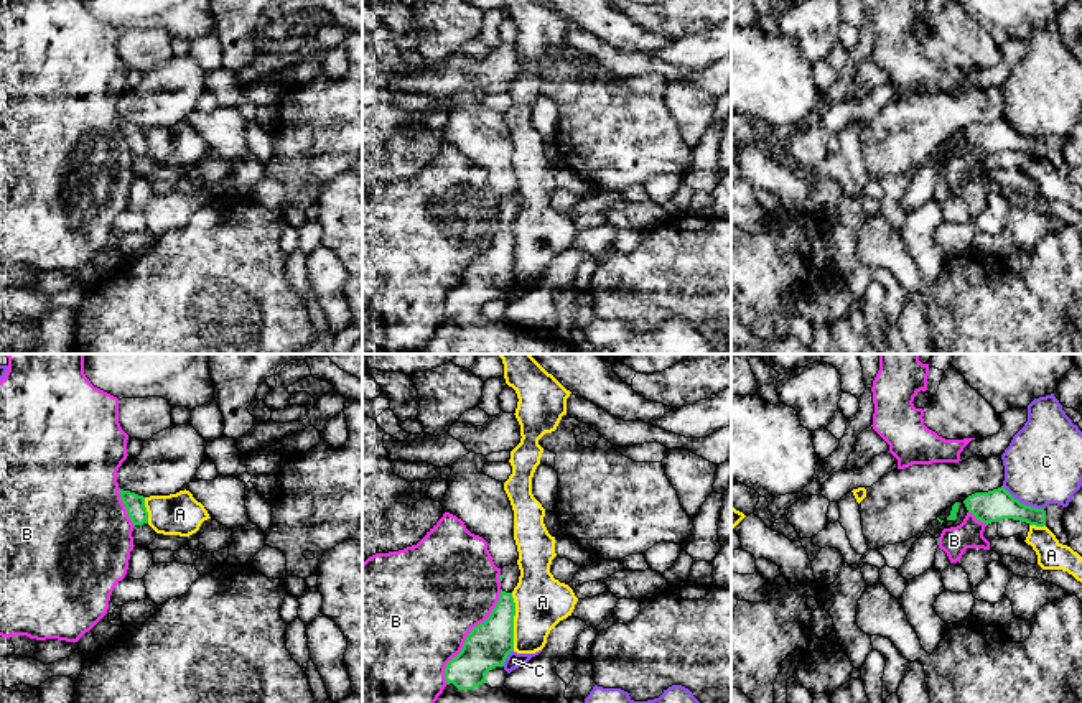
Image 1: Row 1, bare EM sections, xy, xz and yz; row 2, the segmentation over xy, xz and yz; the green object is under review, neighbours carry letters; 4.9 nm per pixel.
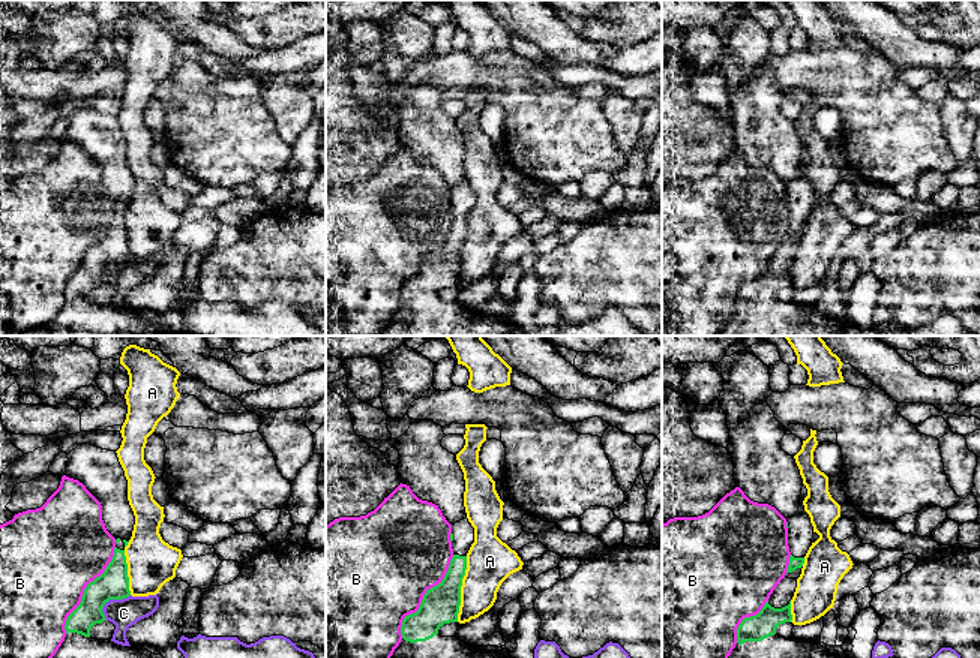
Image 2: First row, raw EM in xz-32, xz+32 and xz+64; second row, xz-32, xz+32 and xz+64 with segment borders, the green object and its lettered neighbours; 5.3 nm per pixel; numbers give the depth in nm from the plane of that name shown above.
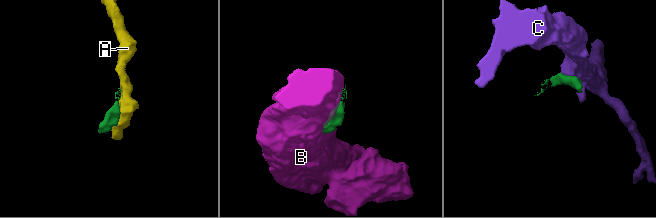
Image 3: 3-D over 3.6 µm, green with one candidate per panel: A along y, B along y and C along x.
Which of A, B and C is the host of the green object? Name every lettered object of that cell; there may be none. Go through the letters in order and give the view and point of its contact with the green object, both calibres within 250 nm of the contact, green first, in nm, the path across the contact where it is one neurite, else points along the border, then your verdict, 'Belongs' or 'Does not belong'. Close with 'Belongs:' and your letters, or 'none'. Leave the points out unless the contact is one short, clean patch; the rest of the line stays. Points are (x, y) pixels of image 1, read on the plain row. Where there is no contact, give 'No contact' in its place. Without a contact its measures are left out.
A: Touches green at xz (513, 252). Thickness 220 nm (green) against 260 nm. Boundary: xz (511, 224), (514, 234), (514, 280). Does not belong
B: Touches green at xz (468, 265). Thickness 220 nm (green) against 500 nm. Does not belong
C: Touches green at yz (1023, 135). Thickness 160 nm (green) against 380 nm. Boundary: yz (1002, 117), (1021, 134), (1043, 140). Does not belong
Belongs: none

